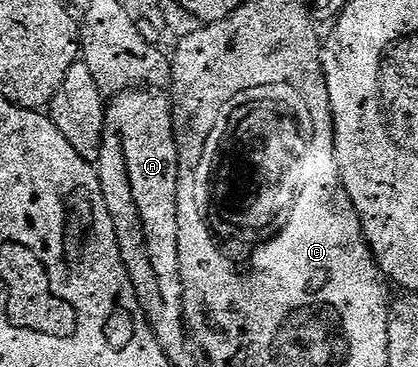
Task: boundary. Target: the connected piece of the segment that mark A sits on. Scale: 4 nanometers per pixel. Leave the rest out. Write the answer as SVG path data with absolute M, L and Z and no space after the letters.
M158 89L121 91L113 96L108 107L109 114L114 114L113 122L124 145L124 161L128 161L128 181L132 181L132 197L140 212L140 225L145 225L146 219L178 219L178 146L174 136L174 108L171 100L162 95L165 94Z

